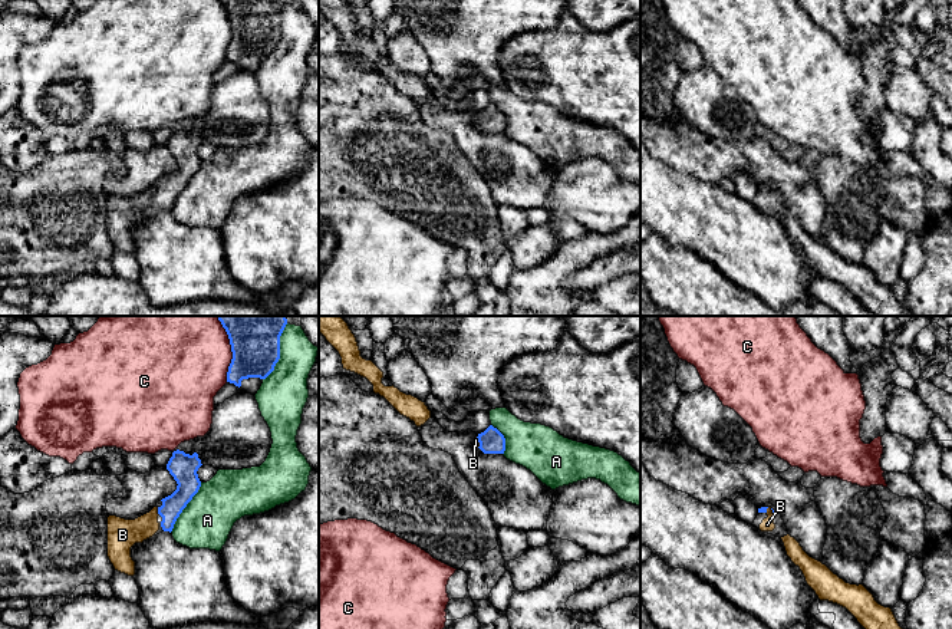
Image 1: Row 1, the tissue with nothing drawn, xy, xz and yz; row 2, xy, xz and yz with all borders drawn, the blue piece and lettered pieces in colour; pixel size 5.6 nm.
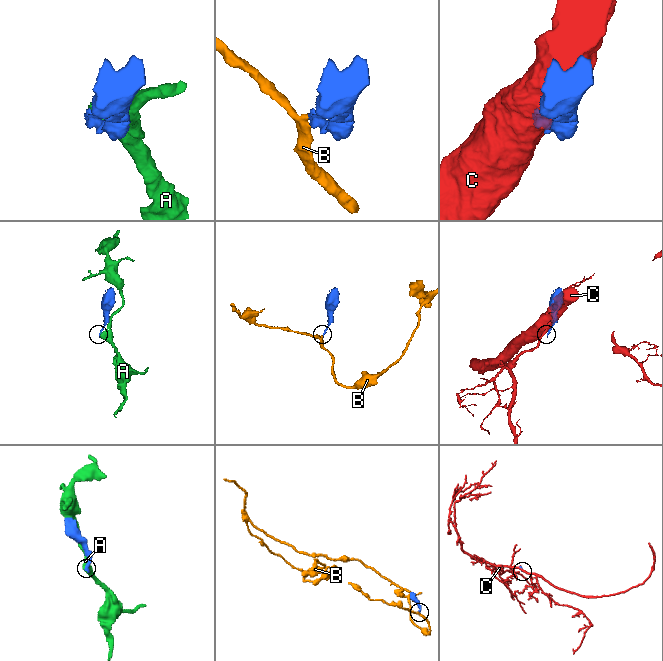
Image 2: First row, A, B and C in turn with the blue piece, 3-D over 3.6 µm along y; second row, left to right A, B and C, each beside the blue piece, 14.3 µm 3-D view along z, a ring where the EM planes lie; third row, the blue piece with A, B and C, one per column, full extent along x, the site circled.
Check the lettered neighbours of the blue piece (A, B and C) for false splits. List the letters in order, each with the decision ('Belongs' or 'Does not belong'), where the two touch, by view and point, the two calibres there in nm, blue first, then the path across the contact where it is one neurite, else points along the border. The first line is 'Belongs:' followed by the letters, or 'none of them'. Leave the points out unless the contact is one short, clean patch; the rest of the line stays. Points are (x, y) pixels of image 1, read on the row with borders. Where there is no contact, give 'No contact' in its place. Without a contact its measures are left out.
Belongs: B
A: Does not belong. Touches blue at xy (279, 352). Thickness 360 nm (blue) against 280 nm
B: Belongs. Touches blue at xy (158, 511). Thickness 130 nm (blue) against 170 nm
C: Does not belong. Touches blue at xy (231, 349). Thickness 360 nm (blue) against 480 nm

